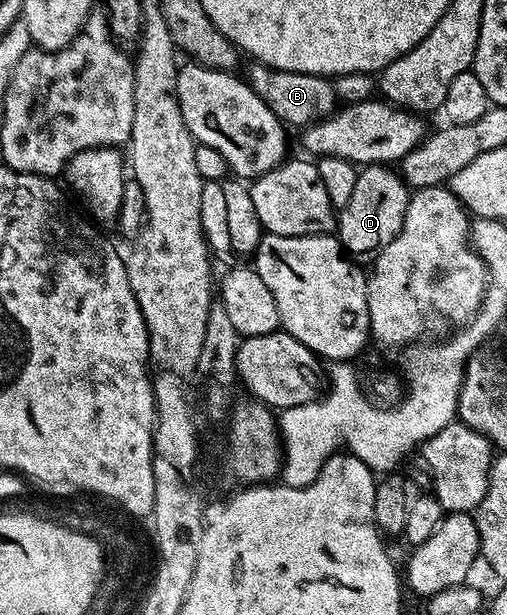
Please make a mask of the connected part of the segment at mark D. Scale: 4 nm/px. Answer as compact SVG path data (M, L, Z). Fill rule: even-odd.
M369 164L356 173L350 202L338 212L338 239L344 251L355 263L371 265L394 242L402 230L410 199L410 189L395 167L386 164Z

